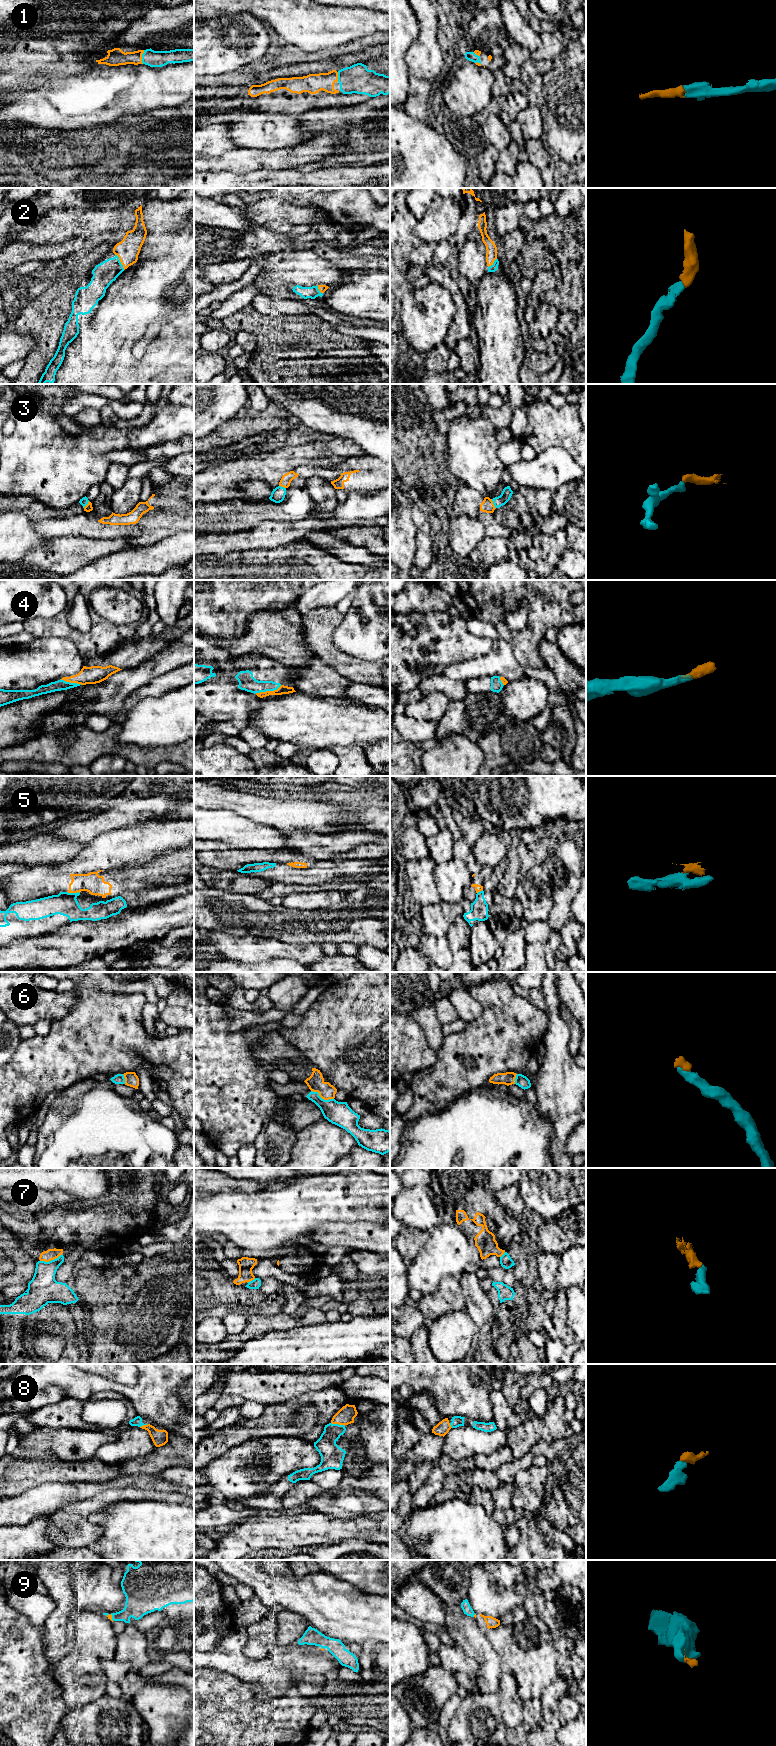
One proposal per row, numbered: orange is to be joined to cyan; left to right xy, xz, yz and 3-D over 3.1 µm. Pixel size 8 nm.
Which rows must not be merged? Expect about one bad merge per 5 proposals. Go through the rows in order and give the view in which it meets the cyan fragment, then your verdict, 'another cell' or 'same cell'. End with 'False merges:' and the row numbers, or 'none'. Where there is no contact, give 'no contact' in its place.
1: contact in xy; same cell
2: contact in xy; same cell
3: contact in yz; same cell
4: contact in xz; same cell
5: contact in xy; another cell
6: contact in xz; same cell
7: contact in xy; another cell
8: contact in xz; same cell
9: contact in xy; same cell
False merges: 5, 7

